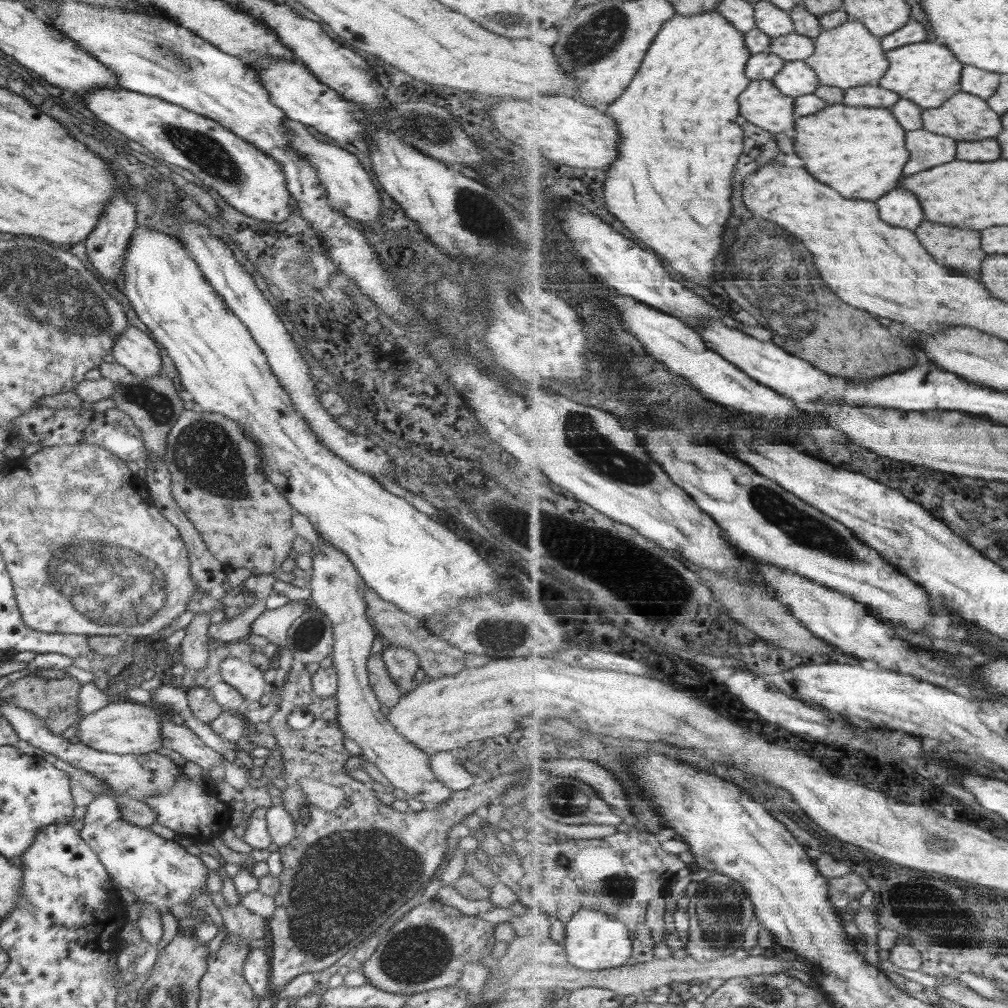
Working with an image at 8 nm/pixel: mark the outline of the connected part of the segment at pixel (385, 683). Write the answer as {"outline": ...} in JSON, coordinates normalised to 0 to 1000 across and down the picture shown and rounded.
{"outline":[[[379,646],[368,648],[364,657],[365,676],[369,686],[373,688],[375,695],[380,700],[391,702],[398,691],[398,686],[395,681],[389,677],[381,656],[379,655]]]}

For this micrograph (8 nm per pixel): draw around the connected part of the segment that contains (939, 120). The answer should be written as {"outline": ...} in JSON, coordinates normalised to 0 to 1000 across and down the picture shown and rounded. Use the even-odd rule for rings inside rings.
{"outline":[[[952,90],[933,107],[918,108],[916,111],[917,128],[925,131],[933,131],[937,135],[948,136],[951,141],[968,141],[976,137],[986,137],[996,131],[994,115],[980,102],[980,98]]]}

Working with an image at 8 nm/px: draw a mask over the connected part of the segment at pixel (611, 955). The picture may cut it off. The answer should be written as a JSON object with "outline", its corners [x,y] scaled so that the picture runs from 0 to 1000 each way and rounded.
{"outline":[[[579,903],[569,913],[560,920],[563,924],[562,944],[564,954],[579,962],[601,962],[613,960],[623,956],[630,944],[630,933],[627,931],[626,921],[616,913],[600,905]]]}

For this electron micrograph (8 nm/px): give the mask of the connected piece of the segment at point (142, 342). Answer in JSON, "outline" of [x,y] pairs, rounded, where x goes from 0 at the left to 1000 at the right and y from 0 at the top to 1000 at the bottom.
{"outline":[[[129,323],[111,343],[114,359],[128,367],[132,374],[145,377],[158,373],[161,354],[158,342],[147,331]]]}

